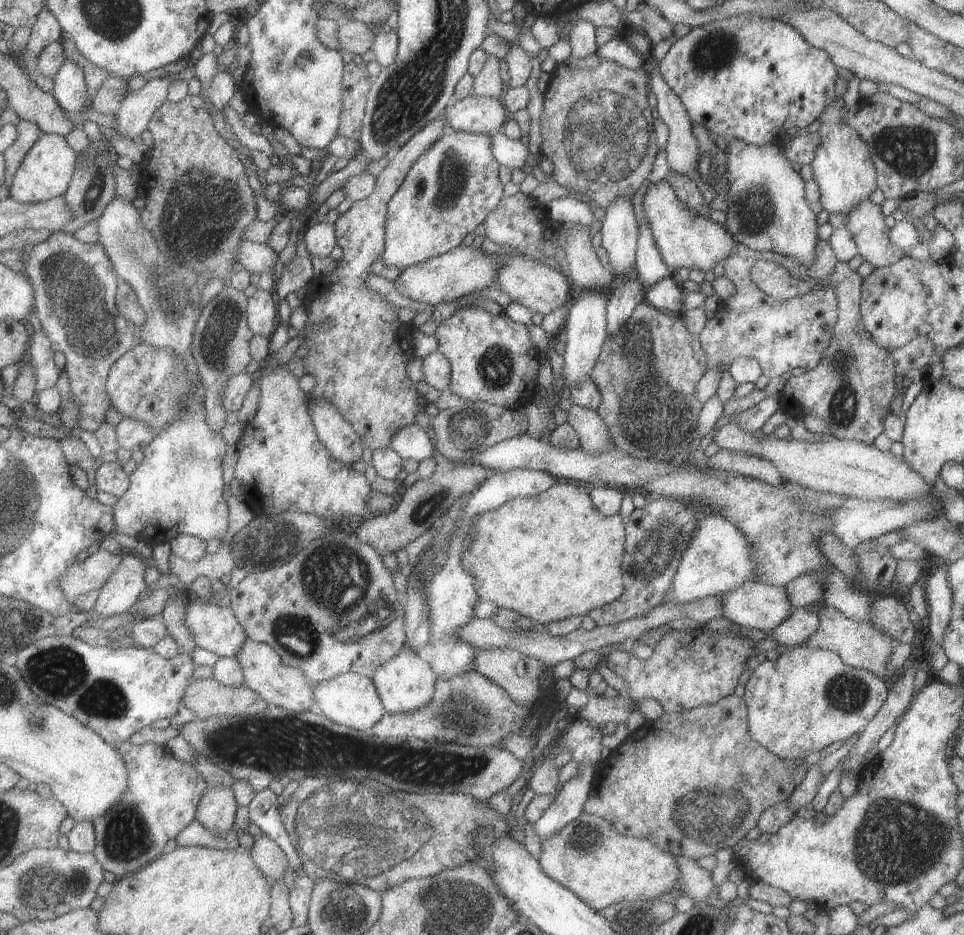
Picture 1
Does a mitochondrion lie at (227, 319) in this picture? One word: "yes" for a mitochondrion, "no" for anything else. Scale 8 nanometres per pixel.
yes

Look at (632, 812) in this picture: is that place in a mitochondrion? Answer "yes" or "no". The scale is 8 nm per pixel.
no

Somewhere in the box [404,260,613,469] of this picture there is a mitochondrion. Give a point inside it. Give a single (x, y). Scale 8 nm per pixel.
(496, 366)

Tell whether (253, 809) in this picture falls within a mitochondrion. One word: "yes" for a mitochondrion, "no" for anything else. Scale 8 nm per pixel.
no

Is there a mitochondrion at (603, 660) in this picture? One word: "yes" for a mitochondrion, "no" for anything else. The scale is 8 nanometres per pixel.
no

